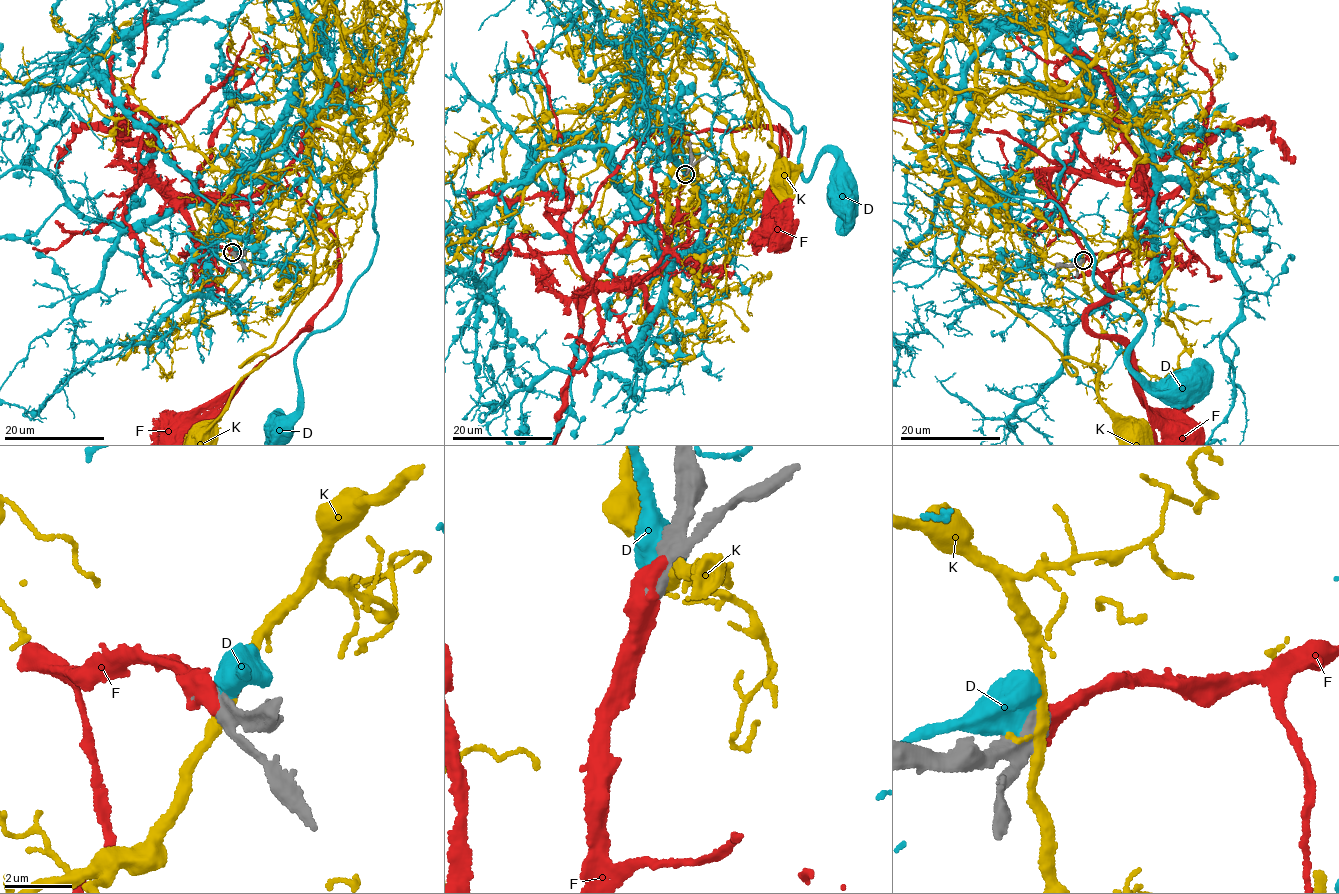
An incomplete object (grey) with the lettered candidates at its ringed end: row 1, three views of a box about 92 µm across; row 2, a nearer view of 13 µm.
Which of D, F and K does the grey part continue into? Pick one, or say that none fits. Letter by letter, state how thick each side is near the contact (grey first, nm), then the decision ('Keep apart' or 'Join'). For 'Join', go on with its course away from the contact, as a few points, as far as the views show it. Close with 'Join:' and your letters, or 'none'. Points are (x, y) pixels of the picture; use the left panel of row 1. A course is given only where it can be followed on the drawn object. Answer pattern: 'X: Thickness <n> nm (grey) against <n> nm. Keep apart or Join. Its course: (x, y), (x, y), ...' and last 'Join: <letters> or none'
D: Thickness 750 nm (grey) against 750 nm. Keep apart
F: Thickness 700 nm (grey) against 650 nm. Join. Its course: (232, 253), (195, 239), (153, 179), (155, 146), (222, 204), (300, 192), (339, 275), (309, 329)
K: Thickness 750 nm (grey) against 340 nm. Keep apart
Join: F

